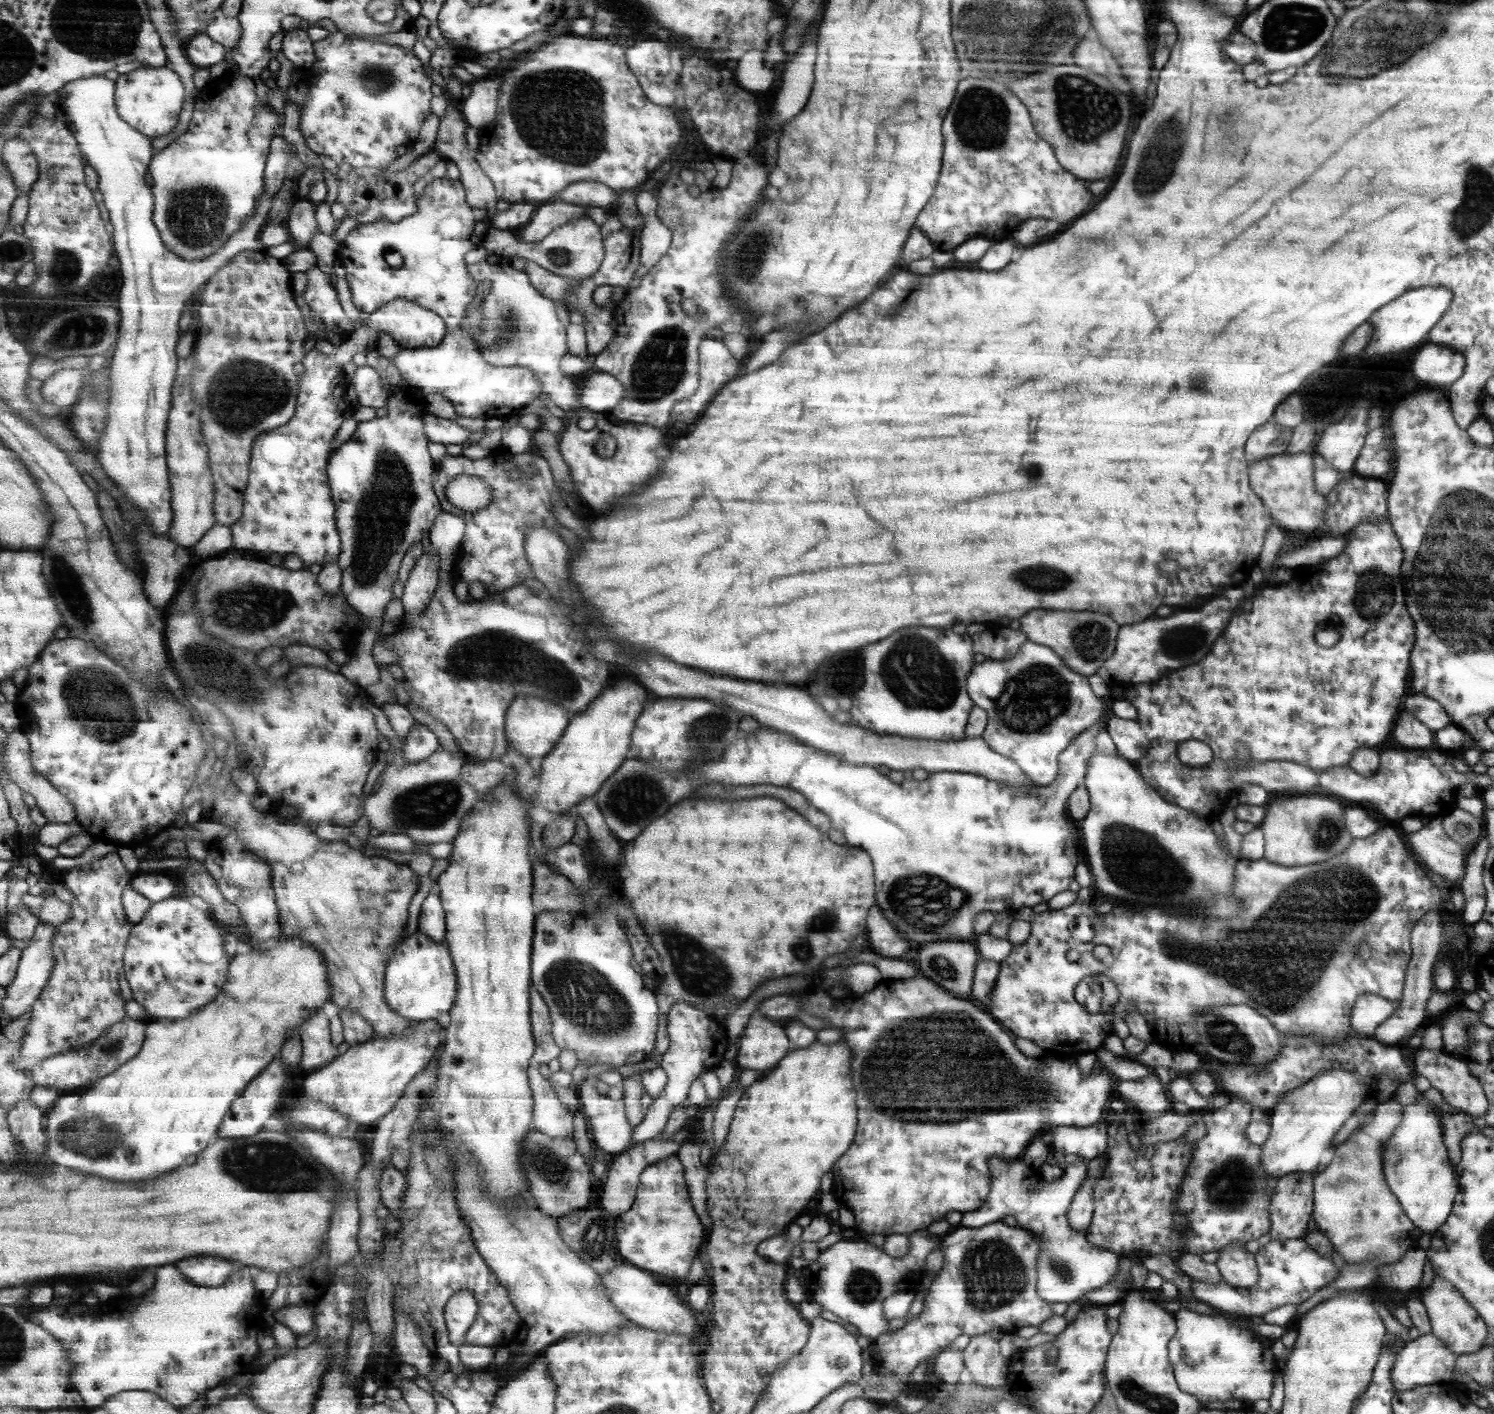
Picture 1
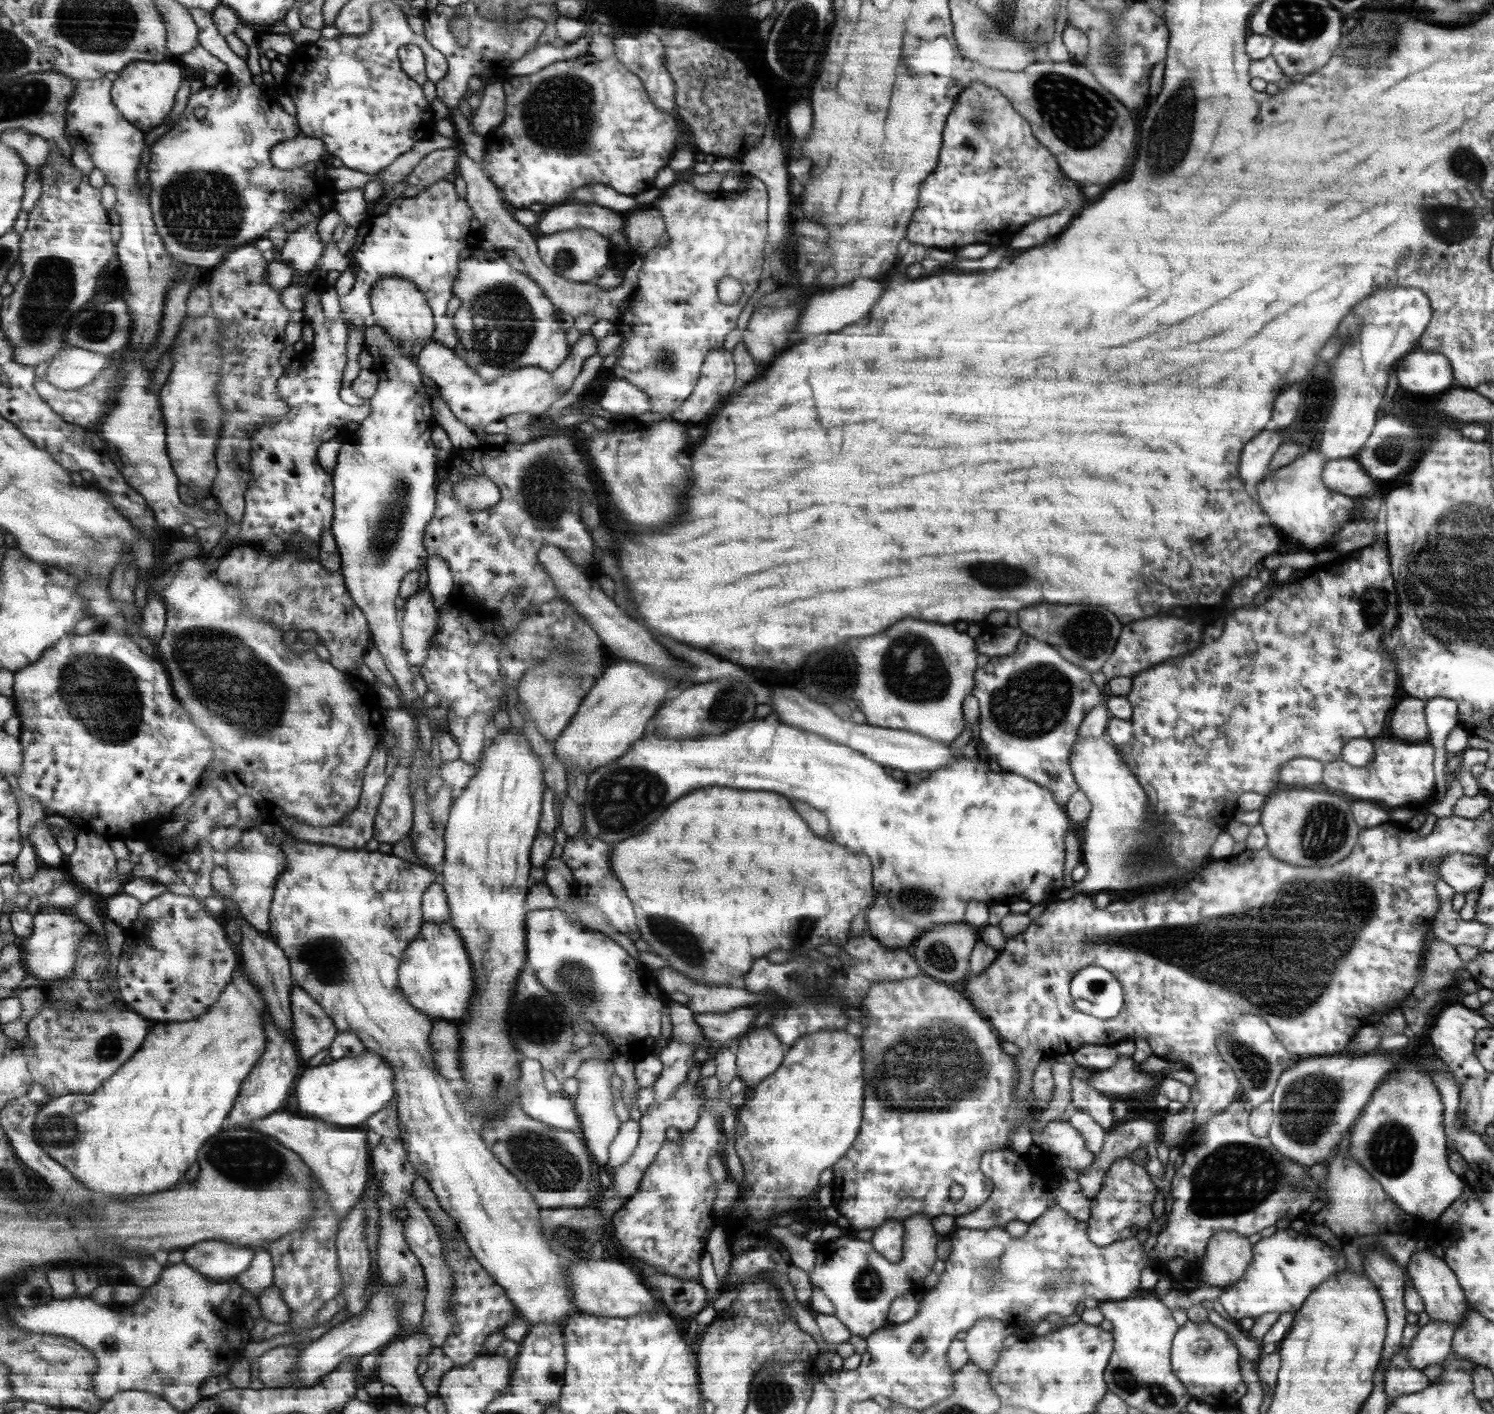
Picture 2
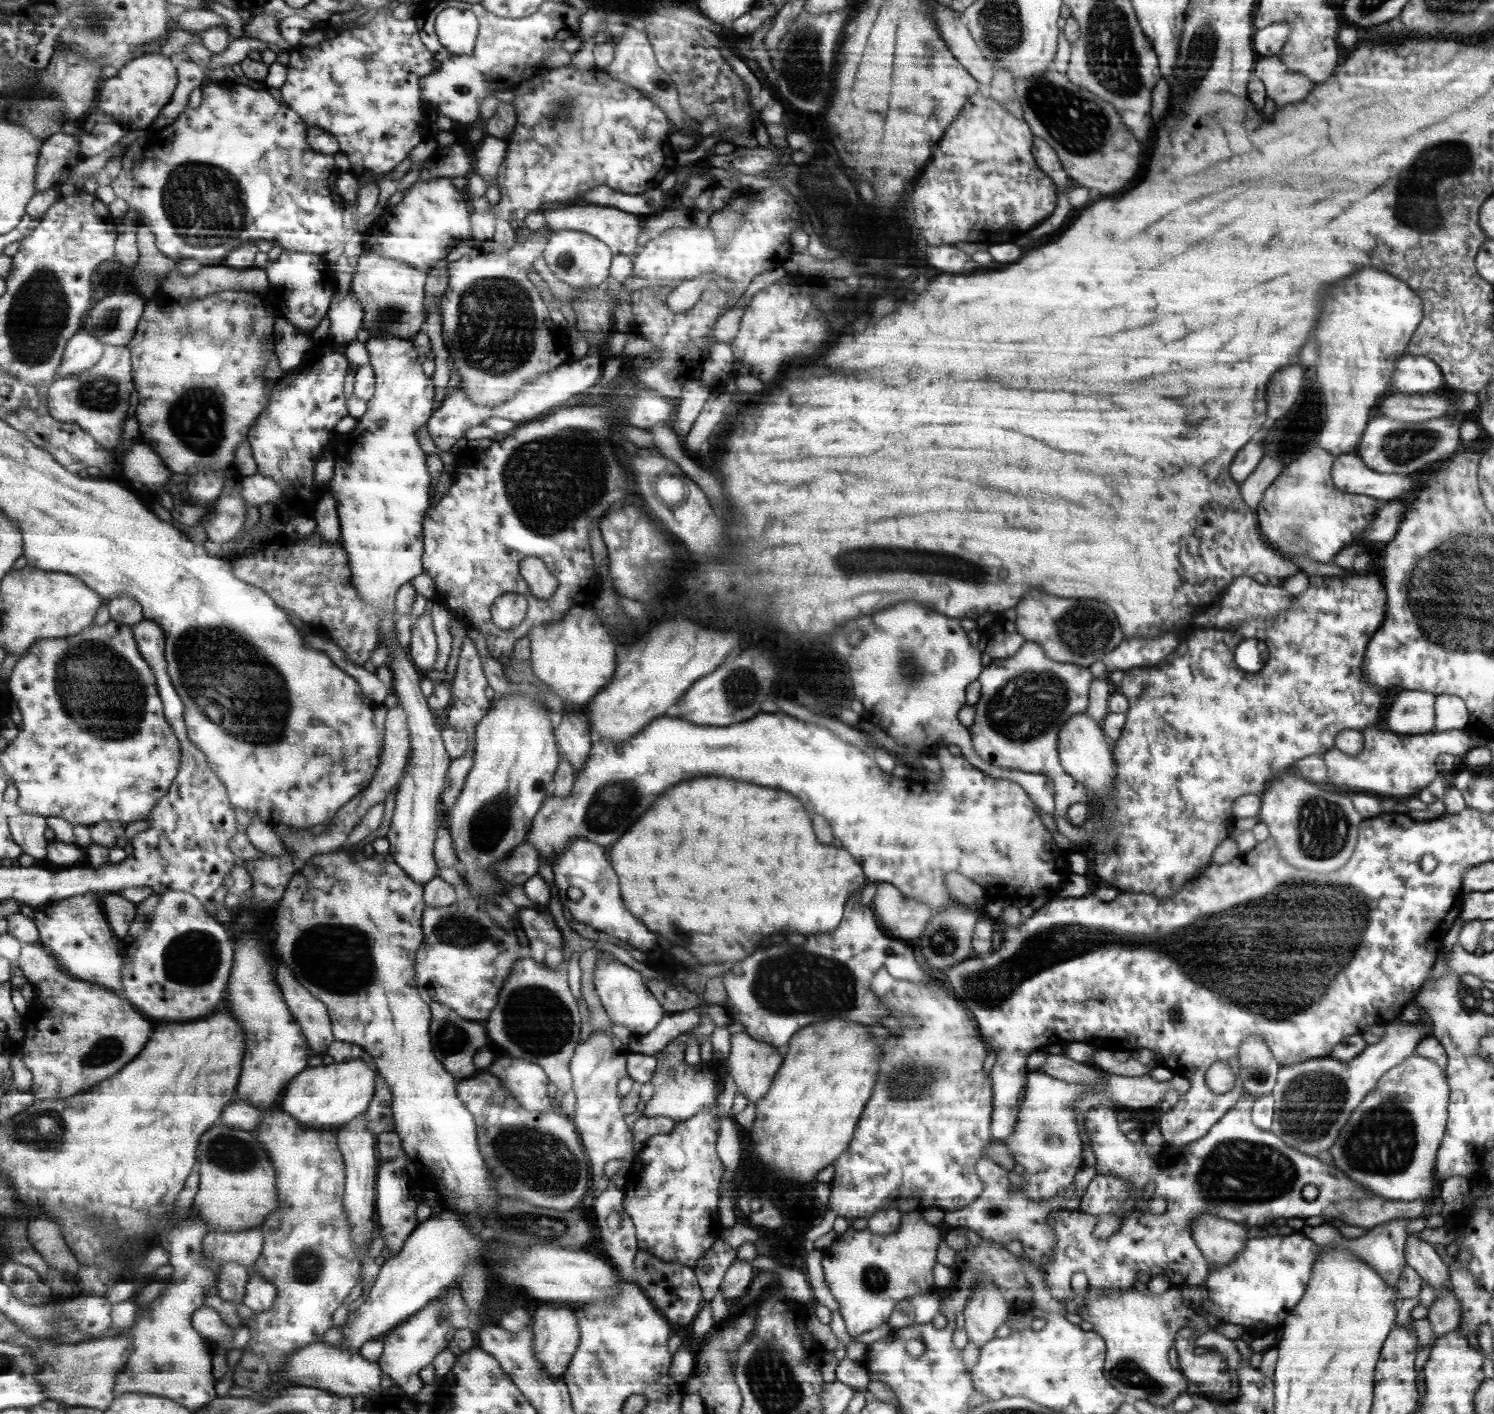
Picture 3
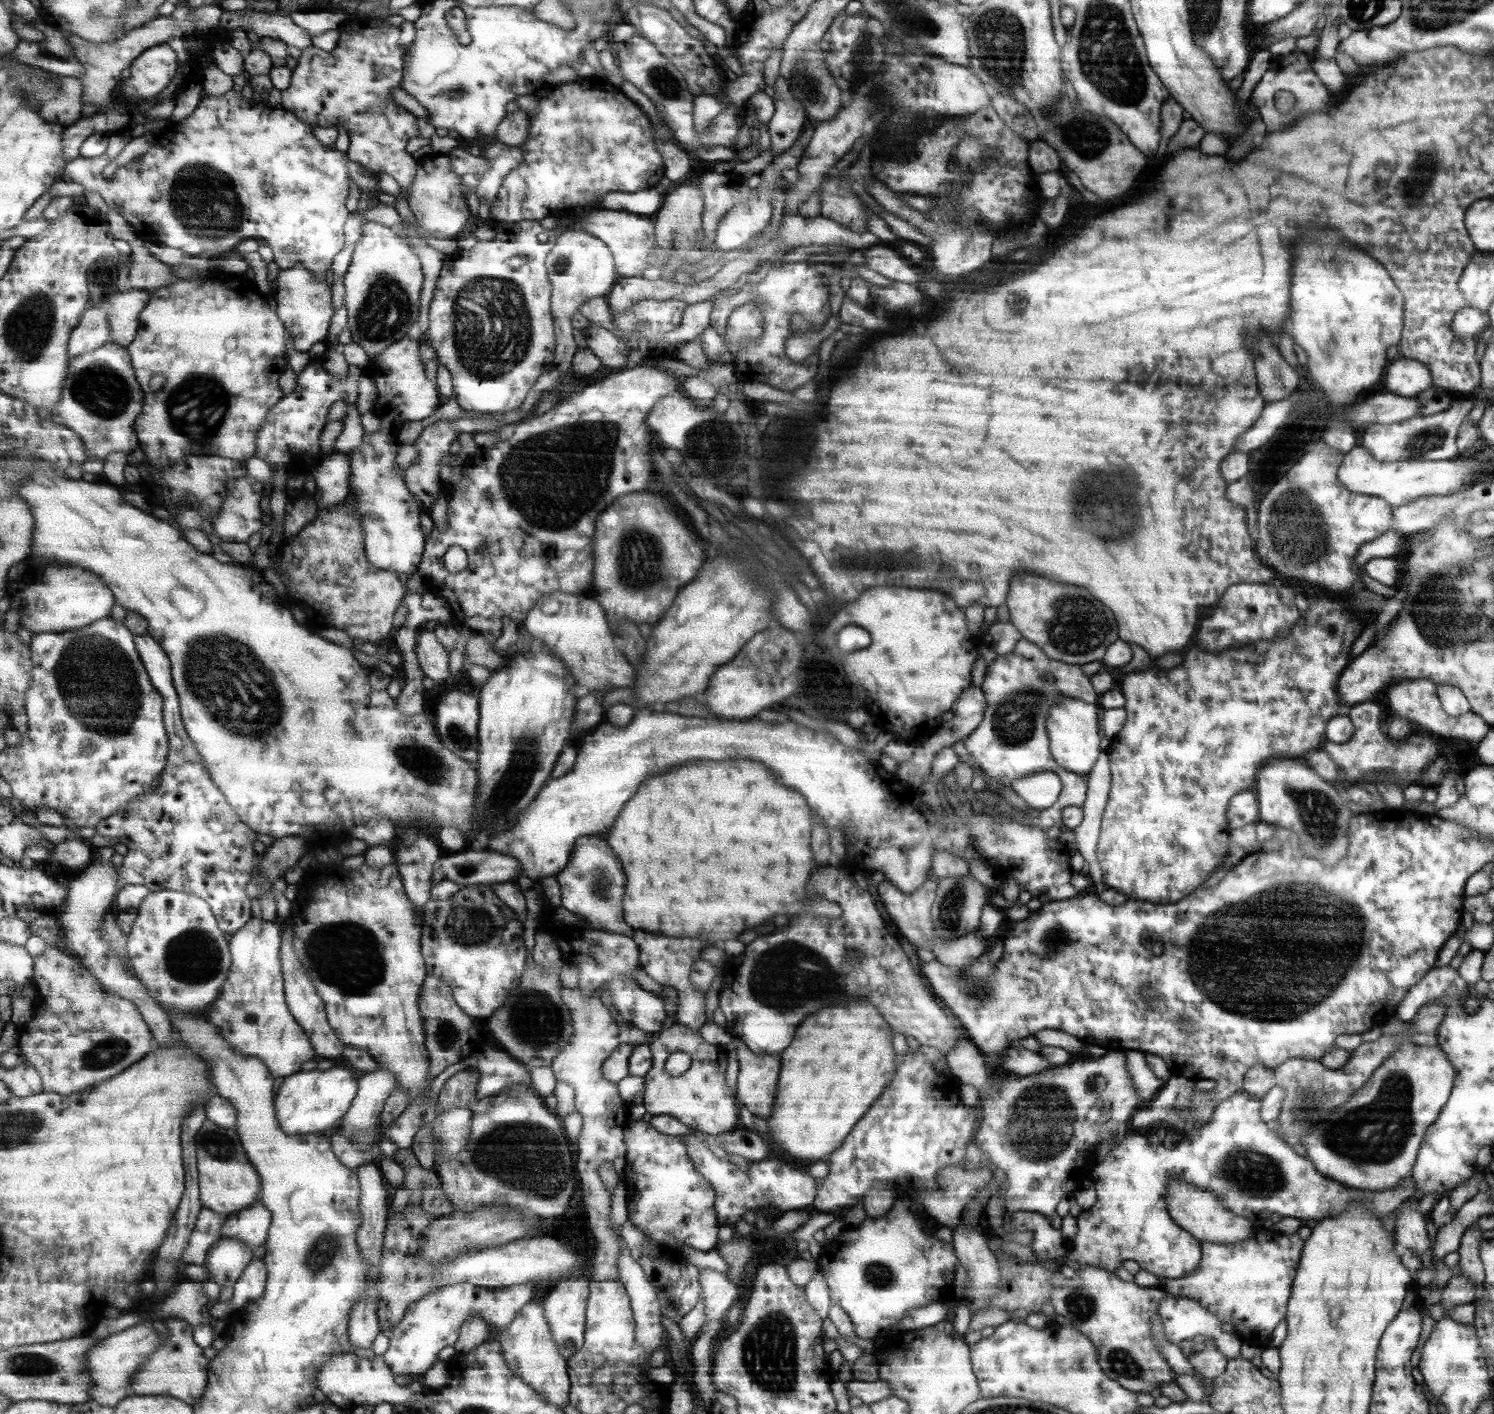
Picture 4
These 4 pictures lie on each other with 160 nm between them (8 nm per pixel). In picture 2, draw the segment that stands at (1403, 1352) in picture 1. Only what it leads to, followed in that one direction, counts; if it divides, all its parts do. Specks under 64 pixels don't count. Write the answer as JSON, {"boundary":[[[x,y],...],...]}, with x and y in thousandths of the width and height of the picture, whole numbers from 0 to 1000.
{"boundary":[[[956,933],[954,937],[950,939],[947,946],[941,949],[944,965],[952,970],[954,965],[964,965],[964,963],[967,960],[967,958],[972,955],[971,949],[972,948],[973,943],[973,939],[971,936]]]}

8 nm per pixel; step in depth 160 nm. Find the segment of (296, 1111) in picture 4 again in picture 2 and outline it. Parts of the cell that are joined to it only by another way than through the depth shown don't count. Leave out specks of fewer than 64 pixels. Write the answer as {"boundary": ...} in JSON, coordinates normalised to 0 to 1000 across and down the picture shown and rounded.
{"boundary":[[[247,743],[239,748],[207,755],[207,757],[203,755],[197,767],[201,789],[228,796],[242,798],[248,789],[265,777],[262,757],[255,746]]]}

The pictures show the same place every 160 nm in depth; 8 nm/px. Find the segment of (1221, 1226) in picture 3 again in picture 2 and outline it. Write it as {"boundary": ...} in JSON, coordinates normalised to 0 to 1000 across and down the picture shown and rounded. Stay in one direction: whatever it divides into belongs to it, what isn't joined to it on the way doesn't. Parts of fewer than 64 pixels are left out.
{"boundary":[[[826,870],[815,871],[809,876],[807,880],[806,890],[803,893],[801,902],[803,909],[821,909],[832,902],[833,896],[837,893],[838,880],[835,875],[828,873]]]}

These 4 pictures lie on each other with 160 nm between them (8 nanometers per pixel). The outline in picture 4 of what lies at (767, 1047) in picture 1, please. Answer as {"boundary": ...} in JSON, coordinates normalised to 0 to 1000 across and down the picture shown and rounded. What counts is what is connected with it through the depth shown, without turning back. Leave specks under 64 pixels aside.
{"boundary":[[[495,735],[490,736],[495,754],[491,775],[505,790],[514,791],[519,777],[521,746],[509,746],[501,743]]]}

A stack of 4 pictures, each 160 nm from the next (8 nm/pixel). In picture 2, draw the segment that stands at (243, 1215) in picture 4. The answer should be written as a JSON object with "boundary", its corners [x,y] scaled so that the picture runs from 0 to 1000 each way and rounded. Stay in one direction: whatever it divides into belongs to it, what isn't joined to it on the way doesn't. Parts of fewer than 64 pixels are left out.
{"boundary":[[[135,878],[135,880],[131,880],[129,883],[125,884],[125,893],[127,895],[129,895],[131,898],[133,898],[135,901],[146,907],[157,907],[161,901],[163,901],[165,898],[168,897],[169,890],[171,890],[171,884],[165,883],[165,881],[159,881],[159,880],[153,880],[153,878]]]}

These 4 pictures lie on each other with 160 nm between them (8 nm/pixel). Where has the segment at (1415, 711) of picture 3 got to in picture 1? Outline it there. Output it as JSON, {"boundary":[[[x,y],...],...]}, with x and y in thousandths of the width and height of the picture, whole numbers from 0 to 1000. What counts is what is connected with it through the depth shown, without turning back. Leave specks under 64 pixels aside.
{"boundary":[[[938,503],[936,505],[934,513],[932,513],[932,525],[935,525],[938,529],[955,530],[959,530],[965,532],[961,528],[961,520],[950,508],[944,504]]]}

